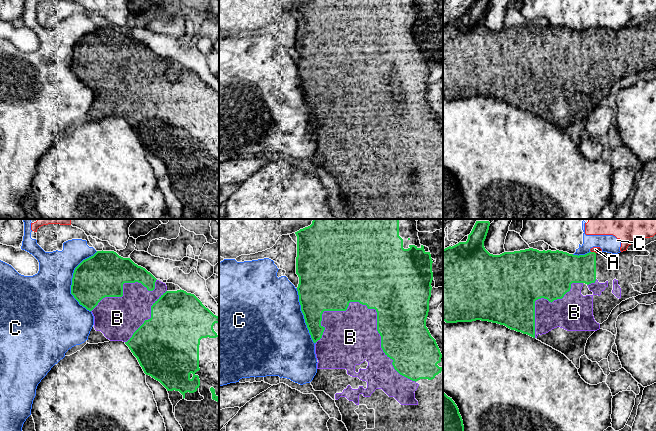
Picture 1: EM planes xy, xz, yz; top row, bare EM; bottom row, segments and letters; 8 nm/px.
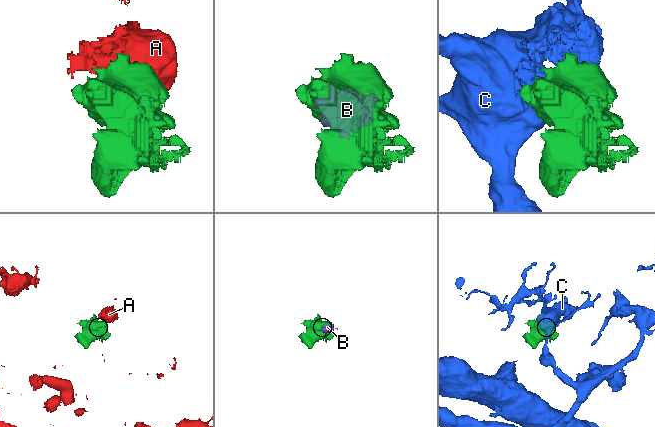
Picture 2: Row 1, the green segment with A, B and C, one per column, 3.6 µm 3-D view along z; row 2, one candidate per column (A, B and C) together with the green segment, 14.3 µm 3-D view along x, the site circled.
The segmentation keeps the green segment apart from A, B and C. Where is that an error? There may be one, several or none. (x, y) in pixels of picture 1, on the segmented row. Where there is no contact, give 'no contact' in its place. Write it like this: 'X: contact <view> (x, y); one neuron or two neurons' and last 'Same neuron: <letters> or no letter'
A: contact yz (593, 252); two neurons
B: contact xz (377, 322); two neurons
C: contact xy (72, 280); two neurons
Same neuron: no letter

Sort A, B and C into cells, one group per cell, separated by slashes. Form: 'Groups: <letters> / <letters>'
Groups: A C / B

